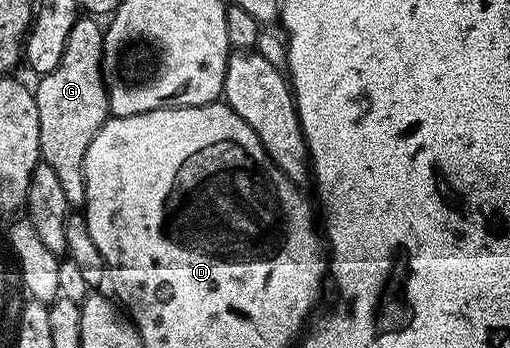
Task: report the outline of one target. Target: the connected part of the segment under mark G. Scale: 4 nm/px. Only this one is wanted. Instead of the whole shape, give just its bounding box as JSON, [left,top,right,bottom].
[33,16,110,208]

